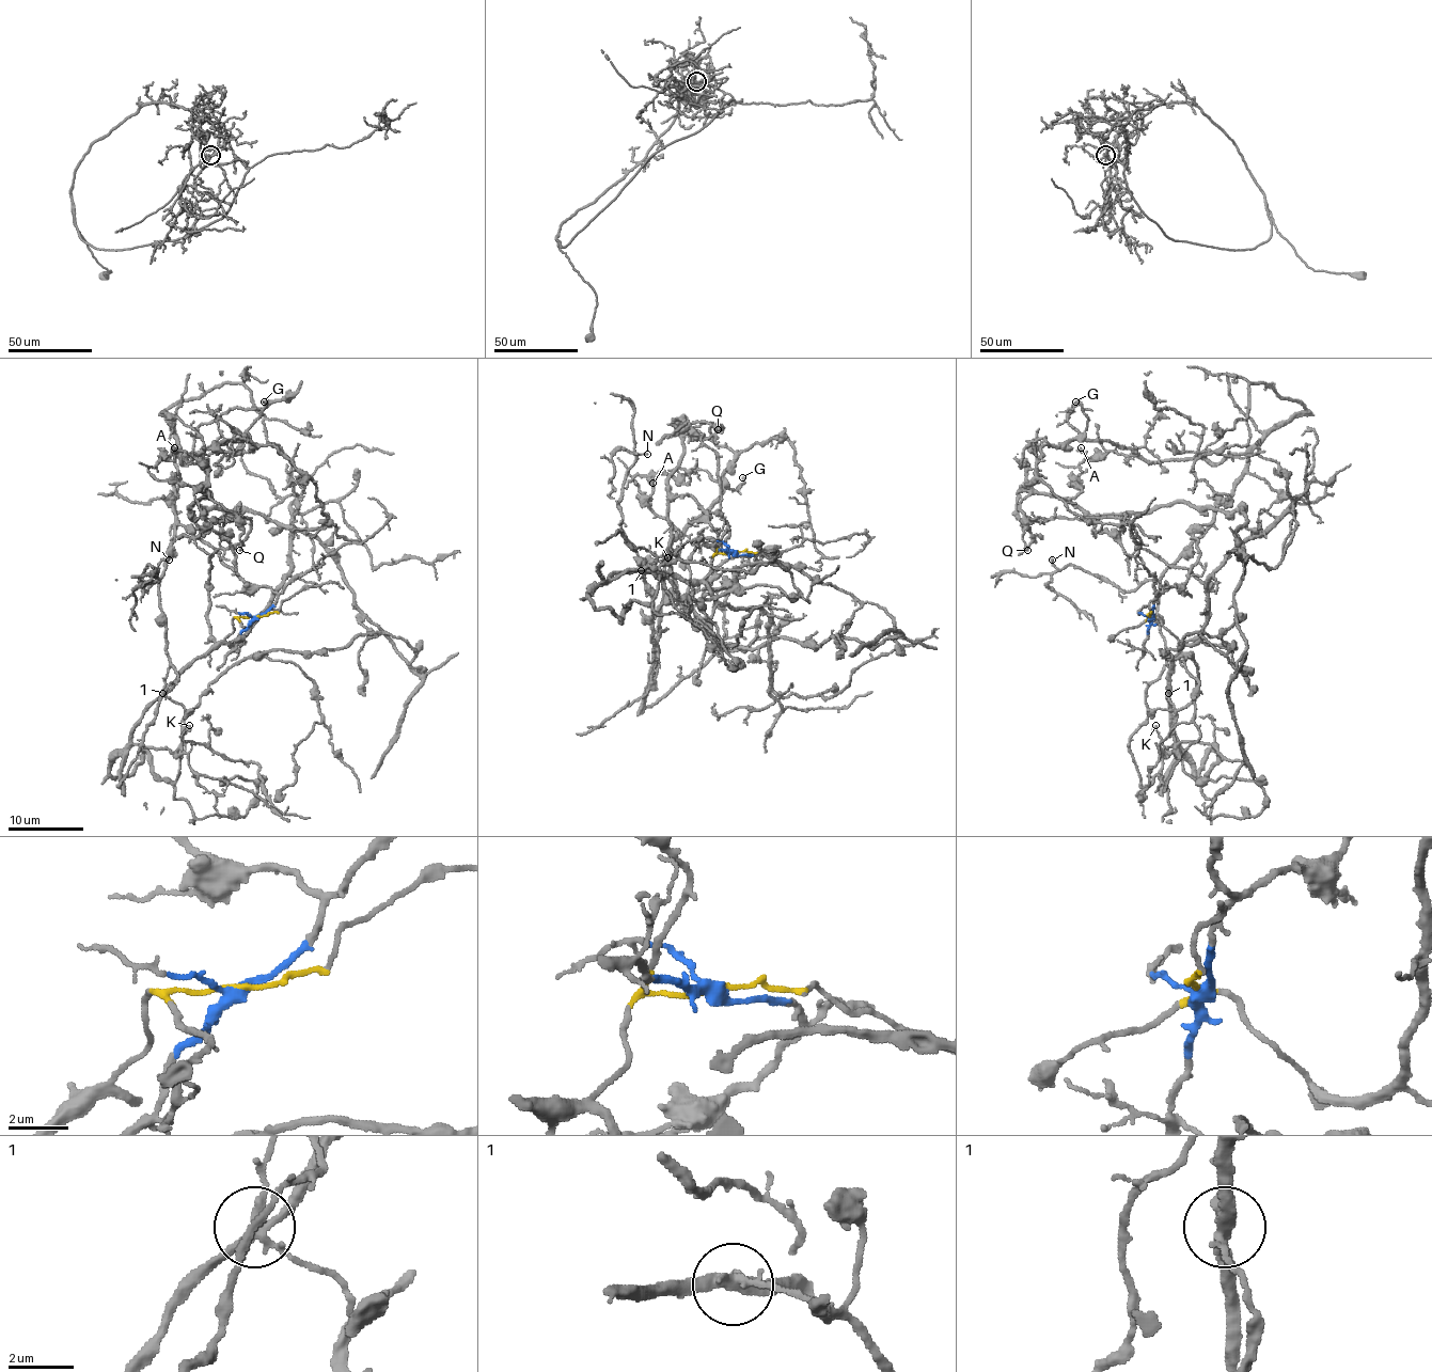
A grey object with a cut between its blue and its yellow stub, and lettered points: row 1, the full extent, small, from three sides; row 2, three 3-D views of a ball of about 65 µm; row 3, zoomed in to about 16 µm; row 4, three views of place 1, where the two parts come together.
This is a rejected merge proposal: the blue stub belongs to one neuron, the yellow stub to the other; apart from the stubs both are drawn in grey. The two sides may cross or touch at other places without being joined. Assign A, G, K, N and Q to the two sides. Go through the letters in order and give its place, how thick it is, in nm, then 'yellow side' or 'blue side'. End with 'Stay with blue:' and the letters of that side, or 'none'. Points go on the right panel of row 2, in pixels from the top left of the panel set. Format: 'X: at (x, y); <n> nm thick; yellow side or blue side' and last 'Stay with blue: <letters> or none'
A: at (1081, 447); 180 nm thick; blue side
G: at (1075, 401); 240 nm thick; blue side
K: at (1155, 725); 110 nm thick; yellow side
N: at (1052, 560); 130 nm thick; blue side
Q: at (1027, 550); 180 nm thick; blue side
Stay with blue: A, G, N, Q

